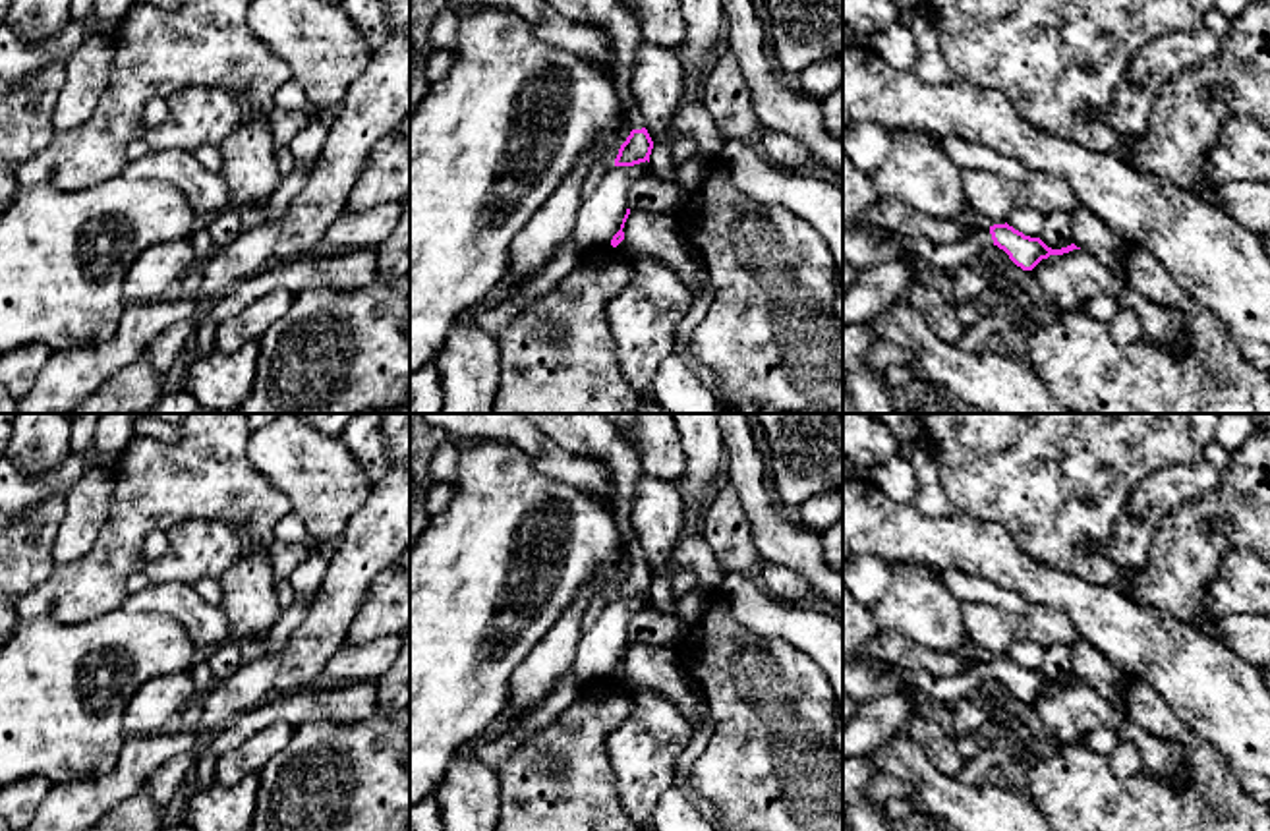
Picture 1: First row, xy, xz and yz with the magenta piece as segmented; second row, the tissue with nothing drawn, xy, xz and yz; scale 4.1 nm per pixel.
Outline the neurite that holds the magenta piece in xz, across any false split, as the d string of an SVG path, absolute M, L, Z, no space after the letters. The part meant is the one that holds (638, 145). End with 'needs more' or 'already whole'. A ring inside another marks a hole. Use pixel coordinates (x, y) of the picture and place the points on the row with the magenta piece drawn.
M547 0L553 10L572 21L595 25L609 41L609 54L615 64L615 81L621 93L624 126L630 135L621 145L615 166L634 166L649 162L653 141L644 128L638 100L632 93L632 68L642 43L634 15L621 0Z | needs more

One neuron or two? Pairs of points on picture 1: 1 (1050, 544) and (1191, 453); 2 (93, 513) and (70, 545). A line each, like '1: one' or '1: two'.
1: one
2: one

